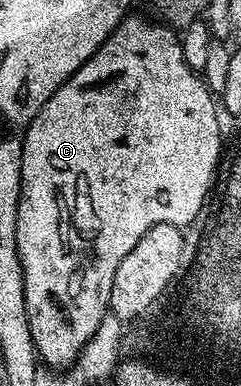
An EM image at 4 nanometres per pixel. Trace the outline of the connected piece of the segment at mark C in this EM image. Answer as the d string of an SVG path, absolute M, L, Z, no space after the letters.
M127 16L113 29L109 39L53 93L51 100L43 104L43 108L23 130L25 143L19 151L21 199L17 213L17 247L19 260L23 264L23 280L25 281L23 292L33 349L36 357L44 365L46 362L49 365L46 367L49 368L72 367L80 351L95 335L105 314L110 313L109 297L111 284L115 284L115 272L119 272L119 264L123 264L123 256L127 256L127 252L131 252L131 248L139 244L139 236L155 228L155 224L188 227L188 222L193 222L200 216L201 209L205 206L205 197L209 198L214 189L214 175L217 172L223 147L221 122L217 119L218 107L215 105L214 95L205 83L204 77L187 64L178 35L170 27L160 20L148 22L145 18L133 17Z

